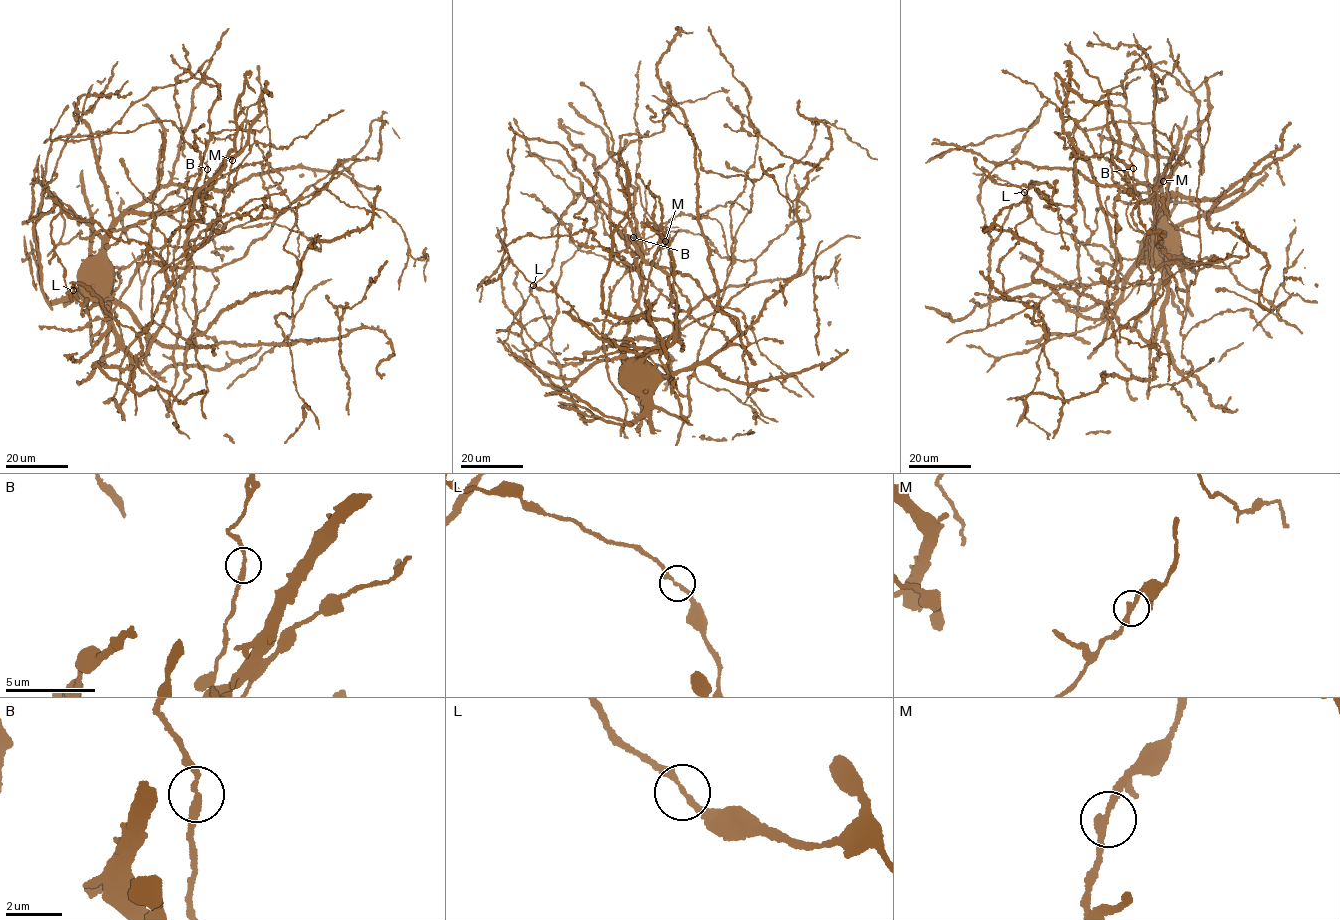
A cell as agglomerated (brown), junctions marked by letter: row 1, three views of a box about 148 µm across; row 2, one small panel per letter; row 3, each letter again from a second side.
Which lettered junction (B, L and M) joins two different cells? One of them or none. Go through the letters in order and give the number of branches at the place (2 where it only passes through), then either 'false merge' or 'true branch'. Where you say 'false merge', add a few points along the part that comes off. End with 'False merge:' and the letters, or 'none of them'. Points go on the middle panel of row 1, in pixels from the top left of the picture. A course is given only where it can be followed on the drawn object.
B: 2 branches meet; true branch
L: 2 branches meet; true branch
M: 2 branches meet; false merge; foreign part runs (666, 241), (668, 237), (661, 230), (667, 221), (679, 214), (696, 218), (733, 201), (751, 210)
False merge: M

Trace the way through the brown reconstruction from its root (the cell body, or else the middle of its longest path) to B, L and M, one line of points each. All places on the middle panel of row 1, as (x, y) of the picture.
B: (649, 374), (649, 365), (643, 360), (632, 361), (621, 353), (641, 283), (643, 249), (633, 237)
L: (649, 374), (648, 363), (631, 340), (605, 338), (579, 318), (556, 292), (533, 285)
M: (649, 374), (648, 364), (621, 349), (644, 255), (660, 241), (673, 265), (666, 241)

